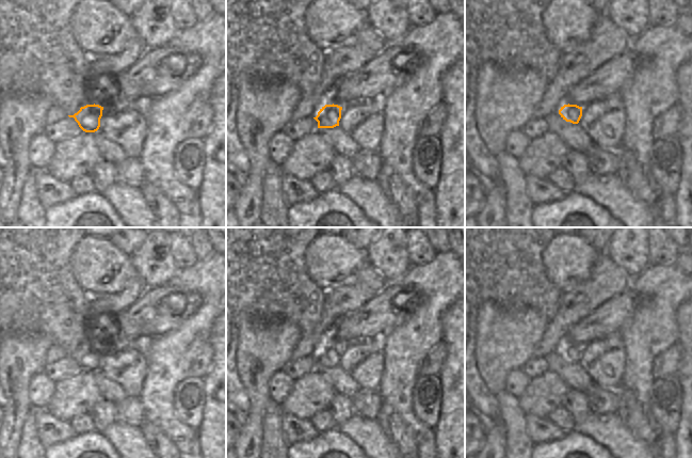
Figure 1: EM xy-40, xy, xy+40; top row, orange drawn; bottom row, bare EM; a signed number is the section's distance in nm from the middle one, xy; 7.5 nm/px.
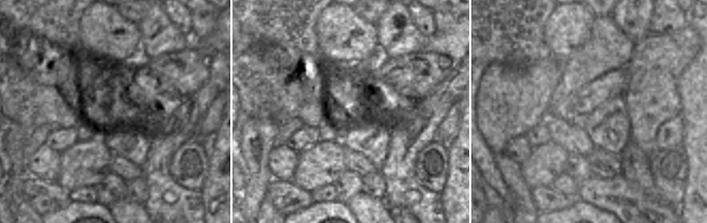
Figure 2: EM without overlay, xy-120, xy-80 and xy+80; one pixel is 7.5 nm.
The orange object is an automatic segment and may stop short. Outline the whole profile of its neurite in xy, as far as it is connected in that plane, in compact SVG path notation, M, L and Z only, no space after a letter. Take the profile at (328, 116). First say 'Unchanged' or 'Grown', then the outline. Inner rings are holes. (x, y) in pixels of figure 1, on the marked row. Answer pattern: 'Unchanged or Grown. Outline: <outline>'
Unchanged. Outline: M325 105L313 117L318 122L318 128L334 128L339 126L342 107L338 105Z

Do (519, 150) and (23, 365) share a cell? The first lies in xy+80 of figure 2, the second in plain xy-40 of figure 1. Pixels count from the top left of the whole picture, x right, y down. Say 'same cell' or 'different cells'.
different cells

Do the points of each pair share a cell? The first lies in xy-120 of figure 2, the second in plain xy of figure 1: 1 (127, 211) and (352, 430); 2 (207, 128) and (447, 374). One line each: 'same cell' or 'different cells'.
1: same cell
2: different cells

